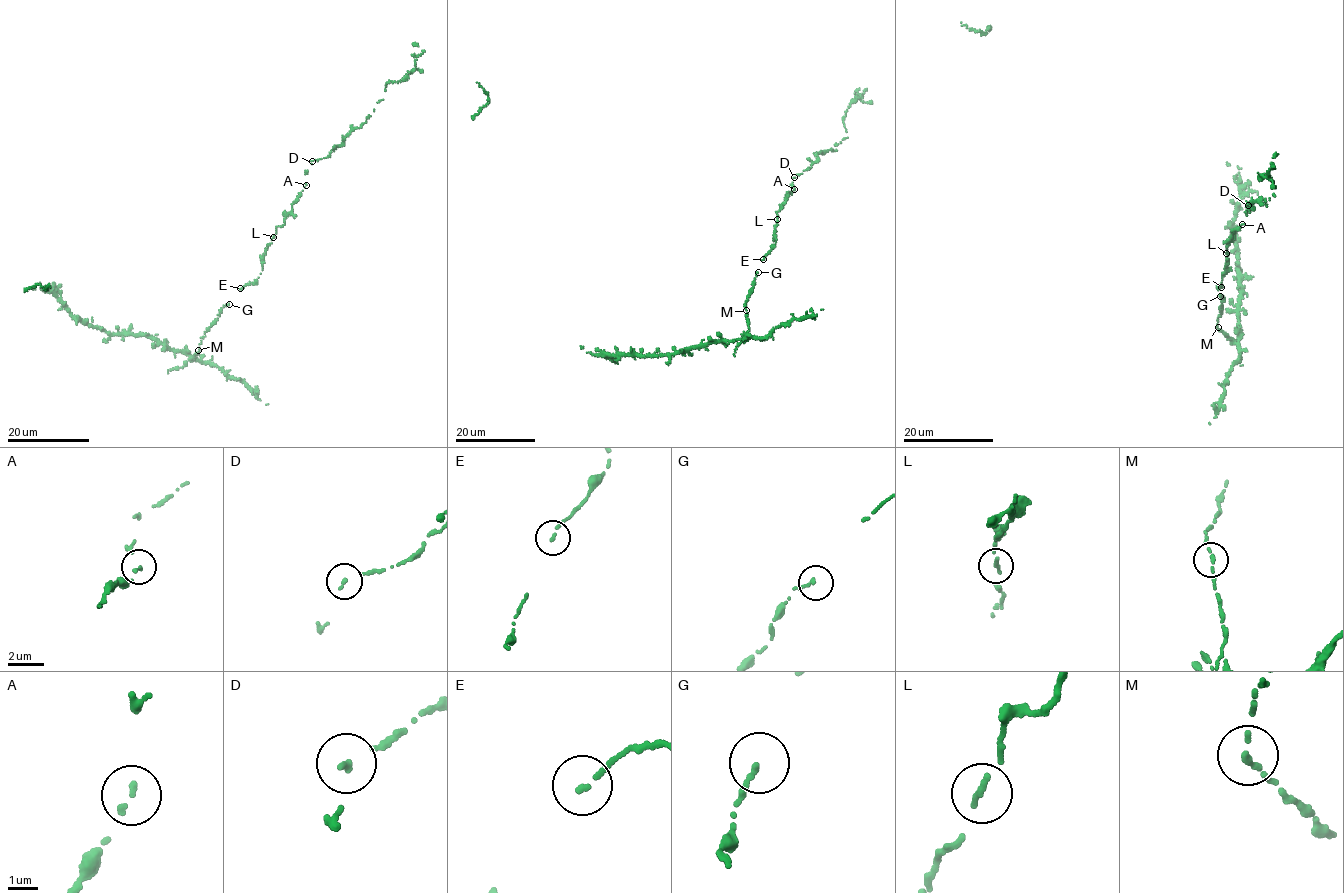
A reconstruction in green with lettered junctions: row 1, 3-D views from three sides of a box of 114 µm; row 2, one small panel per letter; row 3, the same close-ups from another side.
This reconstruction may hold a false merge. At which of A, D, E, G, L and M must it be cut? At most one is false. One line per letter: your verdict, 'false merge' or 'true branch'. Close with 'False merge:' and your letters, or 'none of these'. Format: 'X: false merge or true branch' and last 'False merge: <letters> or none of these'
A: true branch
D: true branch
E: true branch
G: true branch
L: true branch
M: true branch
False merge: none of these

